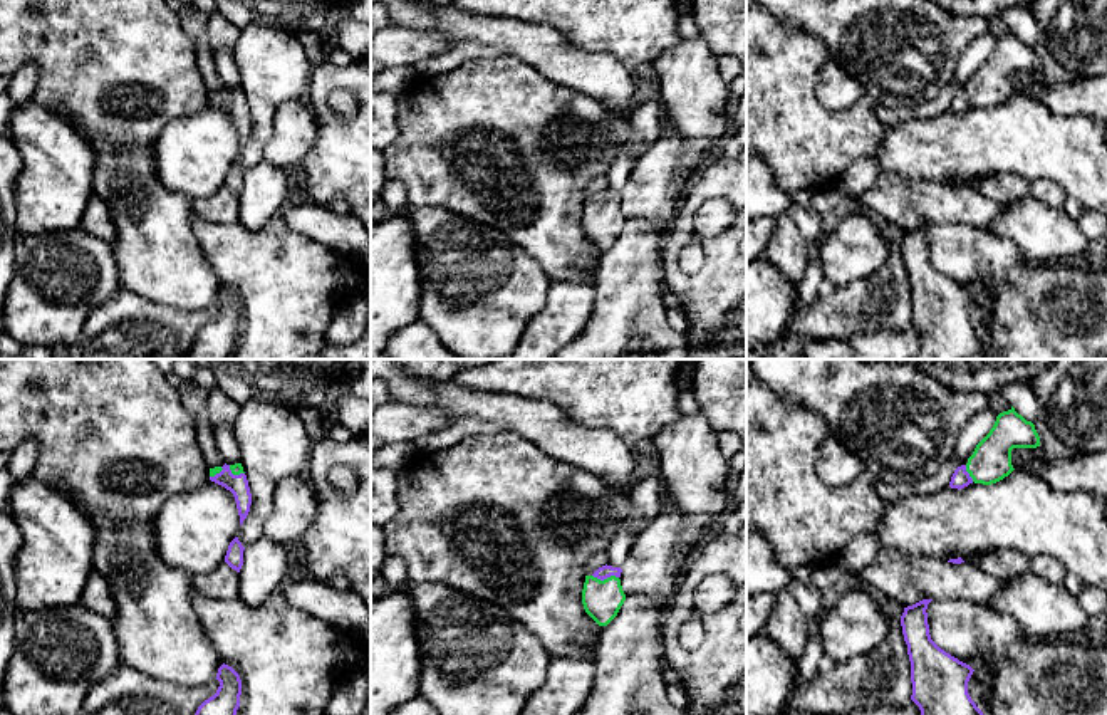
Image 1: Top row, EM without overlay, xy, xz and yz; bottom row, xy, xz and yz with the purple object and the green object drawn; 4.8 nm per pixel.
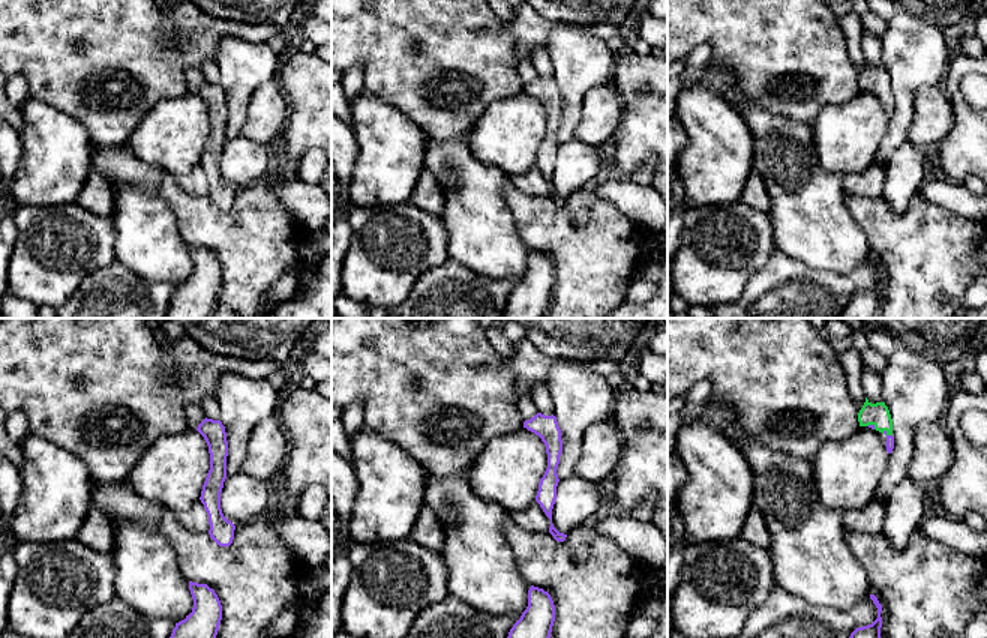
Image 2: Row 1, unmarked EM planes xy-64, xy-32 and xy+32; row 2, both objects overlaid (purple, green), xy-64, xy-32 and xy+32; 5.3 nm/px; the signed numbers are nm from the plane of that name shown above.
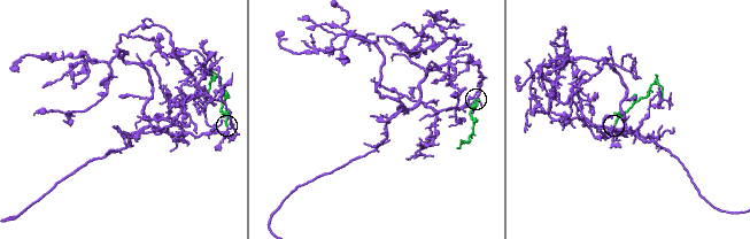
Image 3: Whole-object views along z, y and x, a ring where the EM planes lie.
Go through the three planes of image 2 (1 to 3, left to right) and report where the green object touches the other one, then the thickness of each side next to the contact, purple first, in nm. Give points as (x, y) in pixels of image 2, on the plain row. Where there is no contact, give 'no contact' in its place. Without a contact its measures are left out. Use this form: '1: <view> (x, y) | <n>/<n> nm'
1: no contact
2: no contact
3: xy+32 (885, 96) | 50/120 nm

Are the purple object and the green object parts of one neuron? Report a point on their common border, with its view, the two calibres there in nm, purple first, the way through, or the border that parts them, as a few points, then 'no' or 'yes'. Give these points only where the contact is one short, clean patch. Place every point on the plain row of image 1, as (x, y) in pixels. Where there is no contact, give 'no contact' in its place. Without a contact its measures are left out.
contact xz (606, 202); calibres 70 and 190 nm; way xz (606, 195), (606, 202), (602, 224); yes

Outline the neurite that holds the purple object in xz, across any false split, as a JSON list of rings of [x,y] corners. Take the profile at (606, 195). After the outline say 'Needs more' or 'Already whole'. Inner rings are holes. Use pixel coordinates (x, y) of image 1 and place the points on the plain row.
[[[602,190],[592,200],[585,200],[582,228],[585,237],[599,248],[607,250],[626,225],[621,210],[621,191]]]. Needs more

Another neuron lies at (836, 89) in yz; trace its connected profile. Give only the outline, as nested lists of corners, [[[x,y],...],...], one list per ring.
[[[829,59],[815,79],[819,102],[830,111],[844,111],[864,97],[860,82],[839,62]]]

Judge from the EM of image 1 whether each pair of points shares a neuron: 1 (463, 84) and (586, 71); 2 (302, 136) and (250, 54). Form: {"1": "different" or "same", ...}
{"1": "different", "2": "different"}

